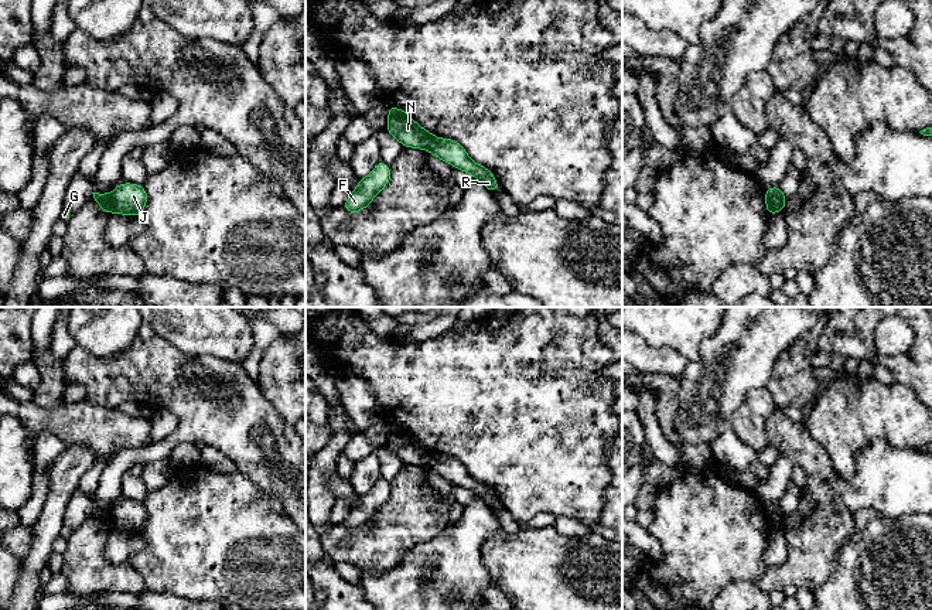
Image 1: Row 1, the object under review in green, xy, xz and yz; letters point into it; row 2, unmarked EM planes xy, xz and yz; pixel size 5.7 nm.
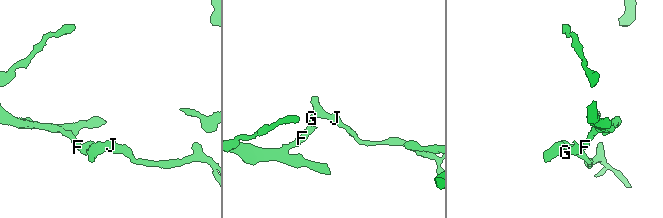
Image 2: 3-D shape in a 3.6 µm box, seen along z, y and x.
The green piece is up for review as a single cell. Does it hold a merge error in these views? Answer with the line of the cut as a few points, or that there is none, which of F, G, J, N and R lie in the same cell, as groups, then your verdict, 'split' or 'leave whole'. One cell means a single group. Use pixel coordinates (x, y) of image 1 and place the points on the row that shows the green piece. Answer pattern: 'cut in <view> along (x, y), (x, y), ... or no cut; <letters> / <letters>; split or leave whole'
cut in yz along (768, 190), (775, 197), (779, 210); F G N / J R; split

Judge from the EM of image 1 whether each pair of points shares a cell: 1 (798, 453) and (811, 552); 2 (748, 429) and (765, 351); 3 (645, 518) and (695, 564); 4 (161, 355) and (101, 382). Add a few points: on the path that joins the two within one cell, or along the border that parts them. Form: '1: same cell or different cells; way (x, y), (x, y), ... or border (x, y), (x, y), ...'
1: same cell; way (819, 477), (818, 528)
2: different cells; border (765, 385), (753, 388), (734, 412)
3: different cells; border (652, 511), (652, 522), (647, 528)
4: same cell; way (146, 361), (130, 372), (112, 372)

